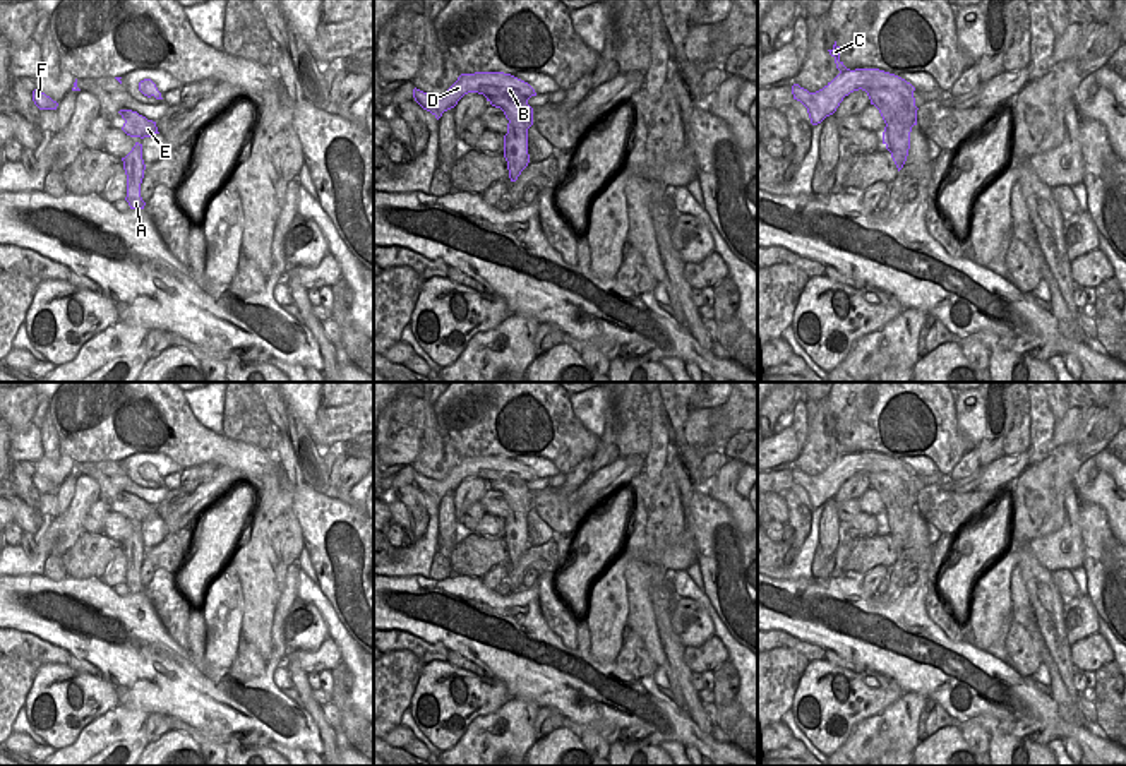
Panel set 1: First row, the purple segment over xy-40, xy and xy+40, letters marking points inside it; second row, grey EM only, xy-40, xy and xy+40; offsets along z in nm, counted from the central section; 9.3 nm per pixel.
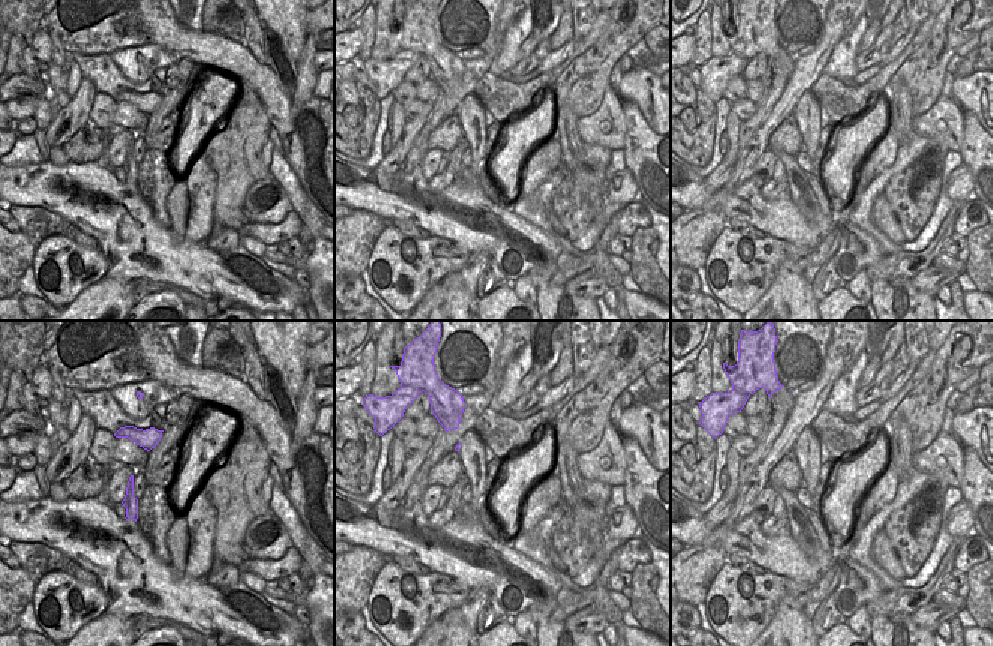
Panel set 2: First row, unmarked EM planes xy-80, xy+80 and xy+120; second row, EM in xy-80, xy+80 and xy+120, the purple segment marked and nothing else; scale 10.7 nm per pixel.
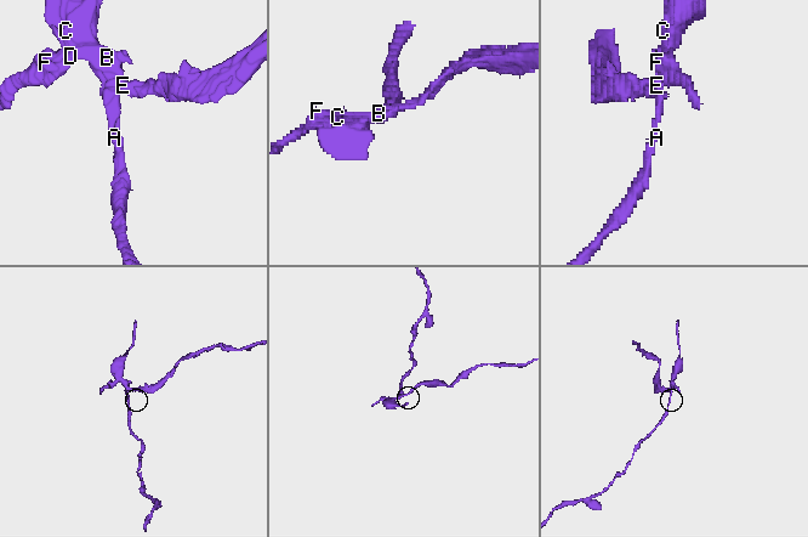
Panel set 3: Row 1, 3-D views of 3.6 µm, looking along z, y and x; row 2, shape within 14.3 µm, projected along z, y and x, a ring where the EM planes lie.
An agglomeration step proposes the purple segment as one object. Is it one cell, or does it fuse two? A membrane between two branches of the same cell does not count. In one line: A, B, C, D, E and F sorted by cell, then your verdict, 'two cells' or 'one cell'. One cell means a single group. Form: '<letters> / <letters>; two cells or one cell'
A / B C D E F; two cells

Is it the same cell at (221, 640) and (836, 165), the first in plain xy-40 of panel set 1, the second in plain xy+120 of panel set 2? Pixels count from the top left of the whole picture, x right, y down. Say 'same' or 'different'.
different

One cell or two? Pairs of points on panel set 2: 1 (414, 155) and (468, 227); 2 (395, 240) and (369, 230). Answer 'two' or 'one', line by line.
1: two
2: two

